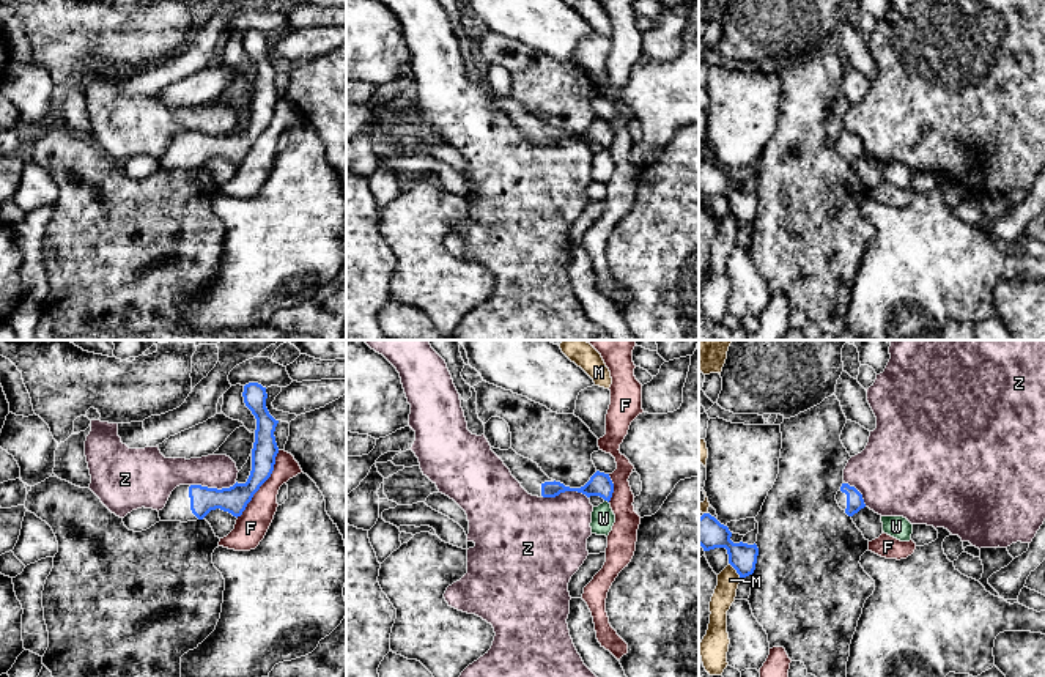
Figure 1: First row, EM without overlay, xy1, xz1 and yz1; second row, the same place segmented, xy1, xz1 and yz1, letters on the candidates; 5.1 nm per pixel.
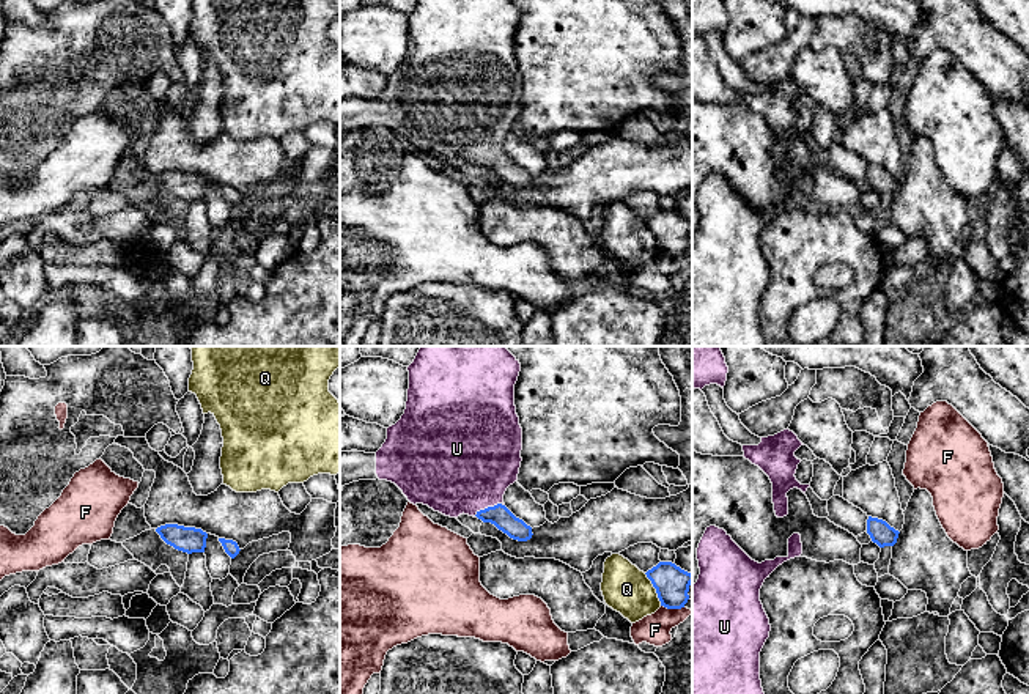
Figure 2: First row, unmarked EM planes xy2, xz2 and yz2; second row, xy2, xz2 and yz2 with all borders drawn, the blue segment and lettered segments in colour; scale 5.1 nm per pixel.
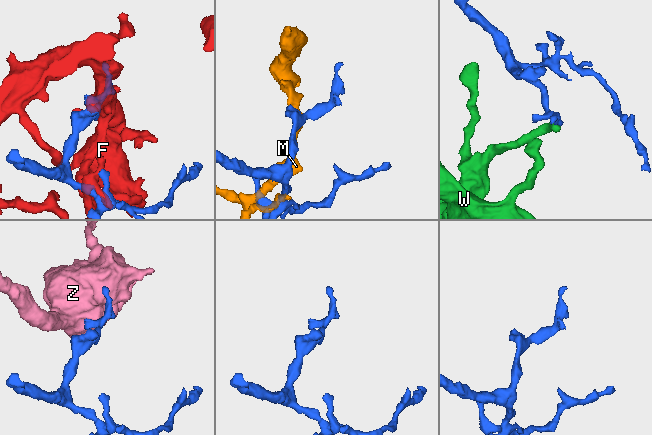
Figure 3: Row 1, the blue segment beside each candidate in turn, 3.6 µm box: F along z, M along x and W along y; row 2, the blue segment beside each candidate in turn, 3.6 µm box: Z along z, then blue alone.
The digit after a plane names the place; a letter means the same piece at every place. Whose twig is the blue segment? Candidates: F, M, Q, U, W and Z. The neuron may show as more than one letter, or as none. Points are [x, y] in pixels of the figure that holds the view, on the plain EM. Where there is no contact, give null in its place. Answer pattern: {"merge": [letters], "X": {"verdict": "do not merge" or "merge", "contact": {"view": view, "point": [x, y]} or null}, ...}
{"merge": ["U"], "F": {"verdict": "do not merge", "contact": {"view": "xy1", "point": [262, 131]}}, "M": {"verdict": "do not merge", "contact": {"view": "yz1", "point": [735, 216]}}, "Q": {"verdict": "do not merge", "contact": {"view": "xz2", "point": [655, 235]}}, "U": {"verdict": "merge", "contact": {"view": "xz2", "point": [488, 155]}}, "W": {"verdict": "do not merge", "contact": {"view": "xz1", "point": [606, 147]}}, "Z": {"verdict": "do not merge", "contact": {"view": "xy1", "point": [213, 136]}}}

